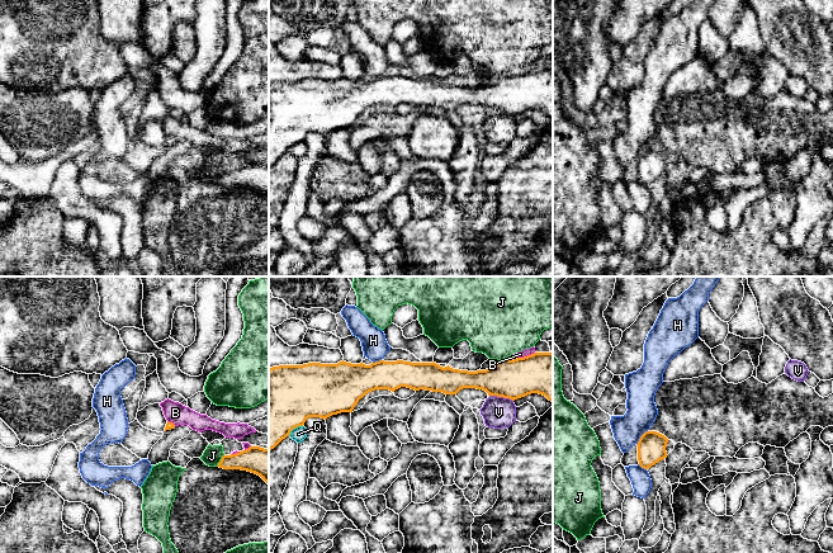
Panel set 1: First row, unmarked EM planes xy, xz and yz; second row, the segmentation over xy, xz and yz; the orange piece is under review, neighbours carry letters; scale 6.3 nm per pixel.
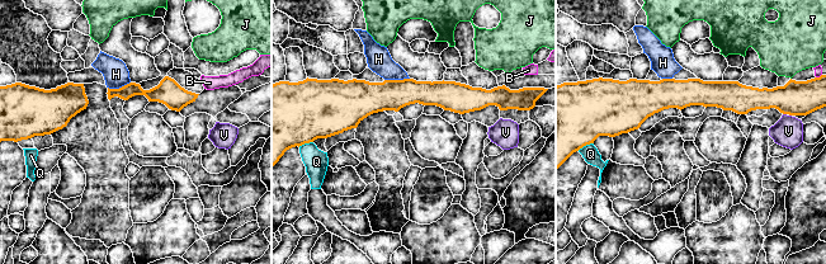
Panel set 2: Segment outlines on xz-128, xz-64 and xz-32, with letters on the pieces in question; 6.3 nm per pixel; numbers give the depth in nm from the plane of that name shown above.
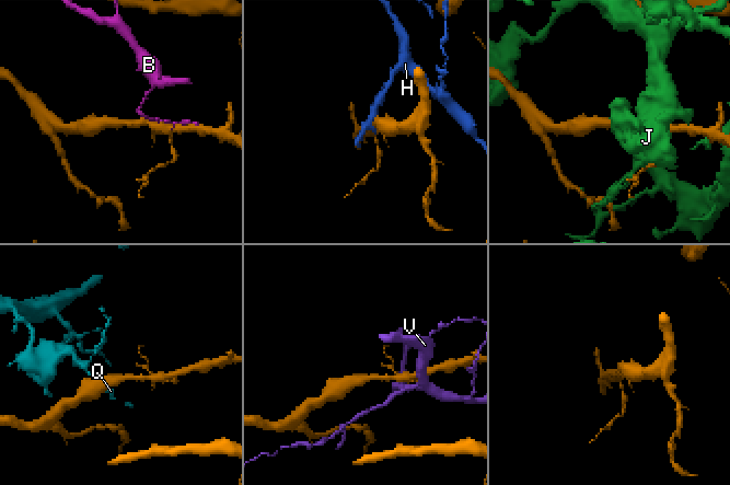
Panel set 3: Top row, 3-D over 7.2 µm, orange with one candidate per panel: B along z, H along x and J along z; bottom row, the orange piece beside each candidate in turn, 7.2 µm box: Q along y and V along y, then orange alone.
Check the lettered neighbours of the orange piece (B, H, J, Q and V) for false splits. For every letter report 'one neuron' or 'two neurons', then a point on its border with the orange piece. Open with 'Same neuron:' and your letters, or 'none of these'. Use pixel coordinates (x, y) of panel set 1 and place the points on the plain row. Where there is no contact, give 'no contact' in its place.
Same neuron: none of these
B: two neurons; contact xz (525, 72)
H: two neurons; contact yz (640, 154)
J: two neurons; contact xy (221, 176)
Q: two neurons; contact xz (294, 143)
V: two neurons; contact xz (501, 112)

